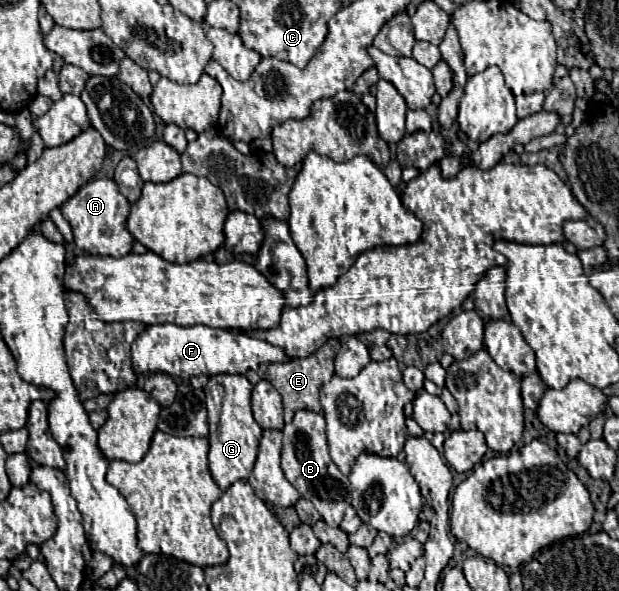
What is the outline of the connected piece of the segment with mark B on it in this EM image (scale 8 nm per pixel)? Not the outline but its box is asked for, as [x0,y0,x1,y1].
[282,411,350,527]

